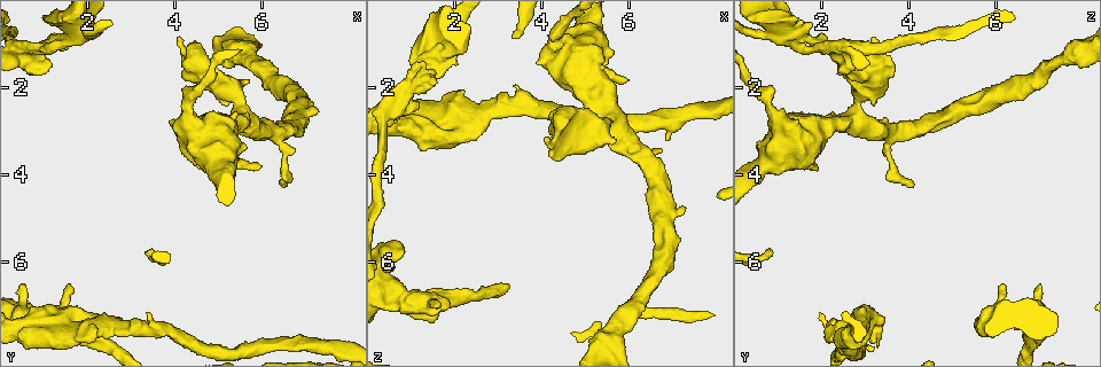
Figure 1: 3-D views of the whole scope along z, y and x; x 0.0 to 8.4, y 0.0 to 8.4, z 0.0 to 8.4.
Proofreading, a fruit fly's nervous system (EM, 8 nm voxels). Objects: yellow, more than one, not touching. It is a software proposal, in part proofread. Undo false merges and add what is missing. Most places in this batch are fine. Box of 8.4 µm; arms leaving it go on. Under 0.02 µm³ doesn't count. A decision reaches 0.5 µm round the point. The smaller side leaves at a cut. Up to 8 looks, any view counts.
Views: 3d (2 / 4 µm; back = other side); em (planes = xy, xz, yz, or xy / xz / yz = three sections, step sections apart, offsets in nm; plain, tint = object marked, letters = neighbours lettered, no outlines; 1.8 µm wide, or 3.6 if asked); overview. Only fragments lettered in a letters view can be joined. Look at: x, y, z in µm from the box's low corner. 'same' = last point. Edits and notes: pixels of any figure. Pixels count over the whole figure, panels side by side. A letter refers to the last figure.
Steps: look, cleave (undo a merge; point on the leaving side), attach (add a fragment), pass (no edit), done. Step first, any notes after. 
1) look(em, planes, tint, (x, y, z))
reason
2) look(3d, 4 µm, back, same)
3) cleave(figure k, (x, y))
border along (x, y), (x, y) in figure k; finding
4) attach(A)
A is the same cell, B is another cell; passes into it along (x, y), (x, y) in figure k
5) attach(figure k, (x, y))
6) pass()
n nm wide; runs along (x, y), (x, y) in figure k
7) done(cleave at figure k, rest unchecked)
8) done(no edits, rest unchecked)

look(em, planes, tint, (1.70, 0.60, 0.90))
sharp bend

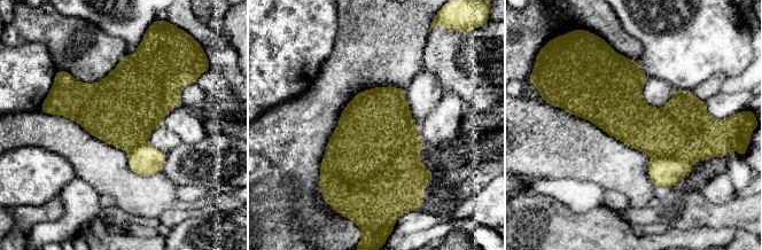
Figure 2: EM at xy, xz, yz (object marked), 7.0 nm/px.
look(em, planes, letters, same)

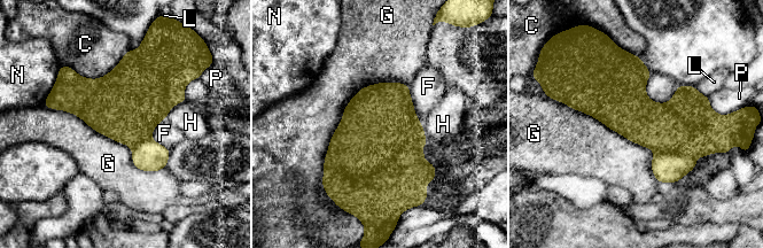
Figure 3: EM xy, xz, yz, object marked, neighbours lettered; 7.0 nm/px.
cleave(figure 3, (669, 167))
C, F, G, H, L, N and P are other cells; border along (655, 152), (688, 154), (695, 159) in figure 3; a second neuron is stuck on

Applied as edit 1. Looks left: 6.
look(em, xy, step 8, tint, (0.80, 1.20, 2.45))
abrupt turn

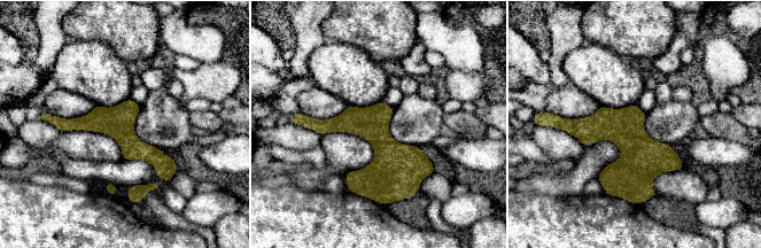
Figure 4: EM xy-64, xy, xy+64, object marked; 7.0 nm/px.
look(em, xy, step 8, letters, same)
see the neighbours

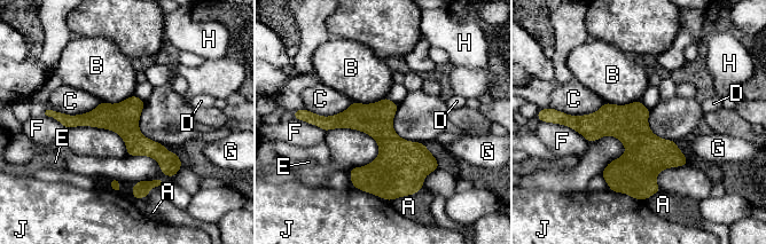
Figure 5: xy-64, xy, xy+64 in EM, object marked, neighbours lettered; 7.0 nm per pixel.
pass()
220 nm wide; A, B, C, D, E, F, G, H and J are other cells; runs along (59, 115), (116, 119), (178, 165) in figure 5; continuous, no second neuron

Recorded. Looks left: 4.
look(em, yz, step 8, letters, (3.40, 7.20, 2.00))
branch stops here

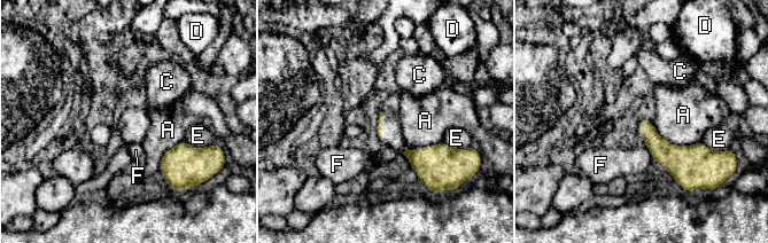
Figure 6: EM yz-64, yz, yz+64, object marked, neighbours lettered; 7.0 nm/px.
look(em, planes, letters, same)
cut it another way

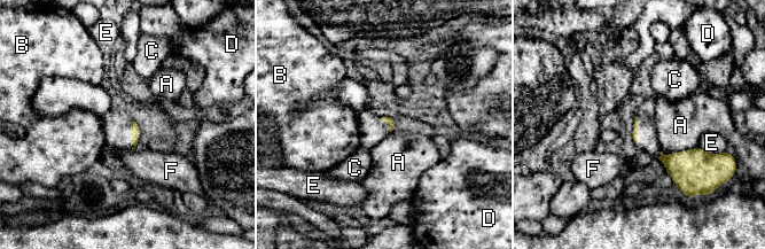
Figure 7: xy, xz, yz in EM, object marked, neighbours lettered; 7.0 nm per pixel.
pass()
A, B, C, D, E and F are other cells; border along (699, 145), (665, 156), (661, 152) in figure 7; no lettered fragment goes on from it

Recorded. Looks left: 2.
done(cleave at figure 3, rest unchecked)

